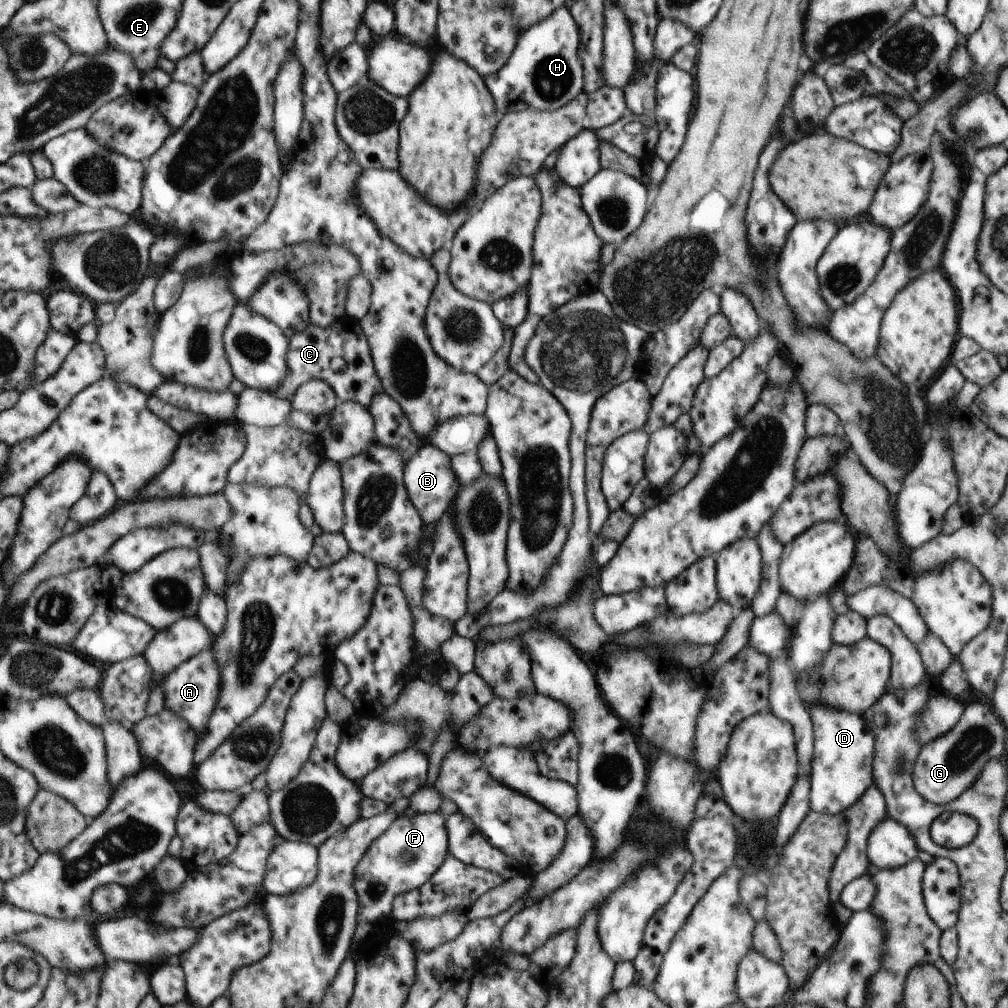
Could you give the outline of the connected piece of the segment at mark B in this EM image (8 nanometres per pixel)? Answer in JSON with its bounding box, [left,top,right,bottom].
[403,444,461,524]

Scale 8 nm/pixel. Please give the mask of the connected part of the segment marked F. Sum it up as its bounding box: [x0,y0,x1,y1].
[354,814,448,922]

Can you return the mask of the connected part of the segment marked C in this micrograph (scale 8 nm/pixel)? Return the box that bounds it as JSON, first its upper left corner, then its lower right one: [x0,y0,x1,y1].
[275,316,383,408]

